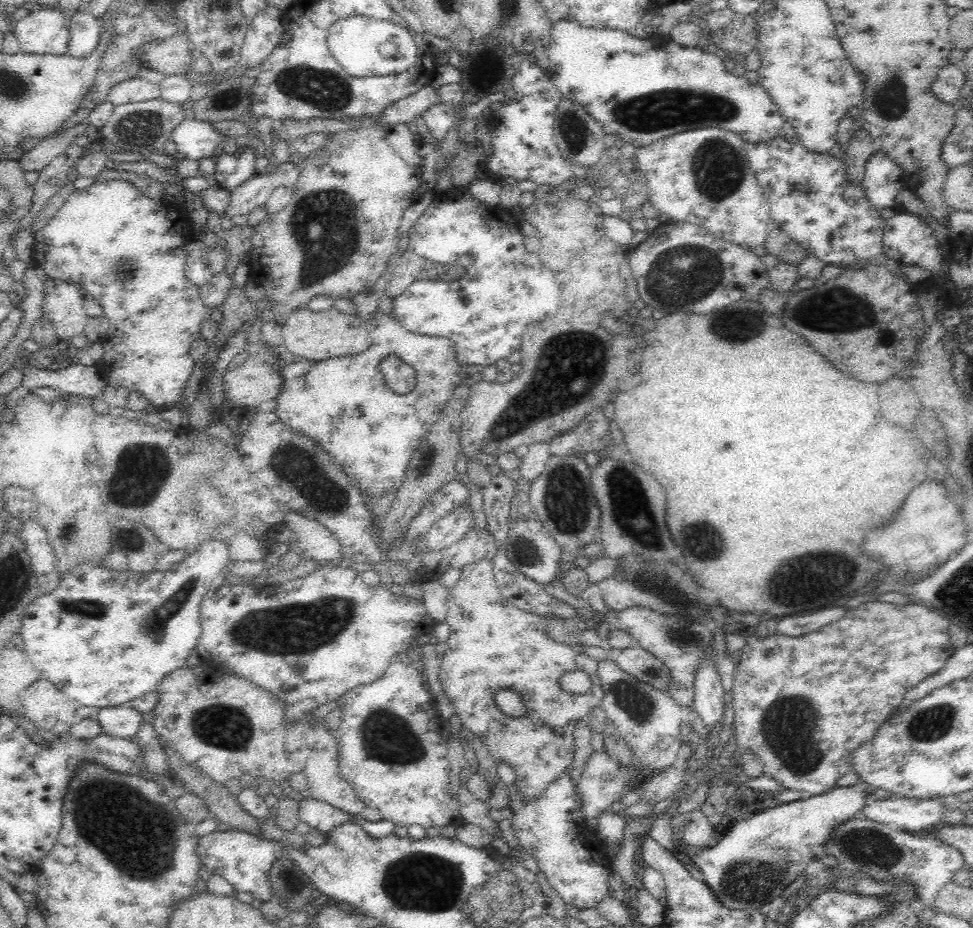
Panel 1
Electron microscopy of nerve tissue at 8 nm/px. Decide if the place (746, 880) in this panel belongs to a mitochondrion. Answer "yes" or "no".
yes

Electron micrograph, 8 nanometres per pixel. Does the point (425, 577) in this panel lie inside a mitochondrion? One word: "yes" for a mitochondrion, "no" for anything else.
no

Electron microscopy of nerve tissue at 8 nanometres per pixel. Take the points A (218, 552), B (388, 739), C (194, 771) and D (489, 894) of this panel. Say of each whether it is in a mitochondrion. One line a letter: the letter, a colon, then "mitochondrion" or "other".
A: other
B: mitochondrion
C: other
D: other

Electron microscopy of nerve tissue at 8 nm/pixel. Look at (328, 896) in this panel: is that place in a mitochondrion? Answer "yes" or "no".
no

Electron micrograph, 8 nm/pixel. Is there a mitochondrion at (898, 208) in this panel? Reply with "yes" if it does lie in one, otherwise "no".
no

